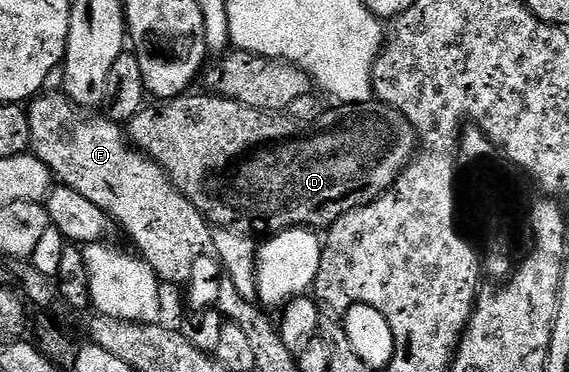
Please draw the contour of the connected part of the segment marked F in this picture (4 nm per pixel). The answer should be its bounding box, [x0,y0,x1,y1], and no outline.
[27,93,216,284]

